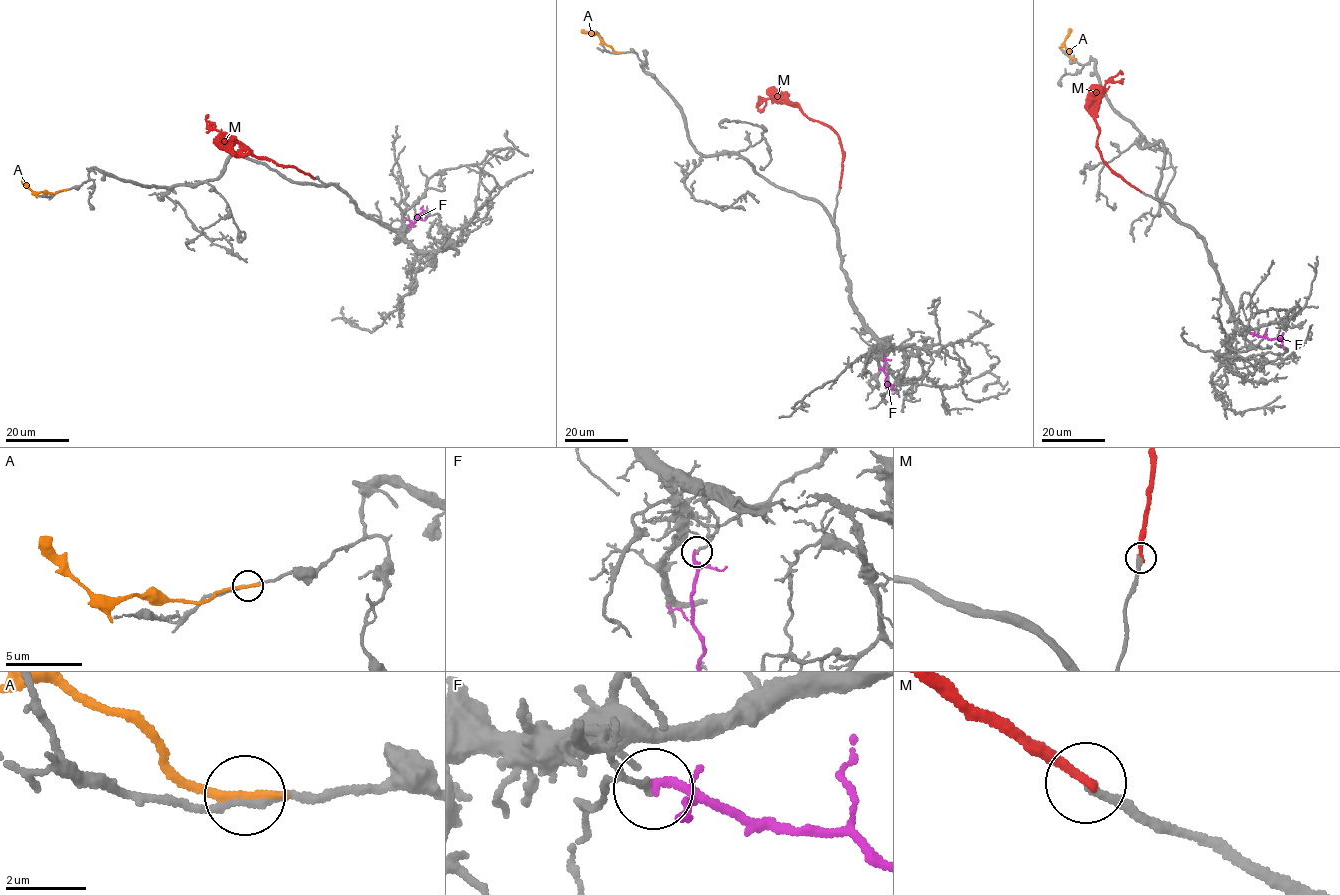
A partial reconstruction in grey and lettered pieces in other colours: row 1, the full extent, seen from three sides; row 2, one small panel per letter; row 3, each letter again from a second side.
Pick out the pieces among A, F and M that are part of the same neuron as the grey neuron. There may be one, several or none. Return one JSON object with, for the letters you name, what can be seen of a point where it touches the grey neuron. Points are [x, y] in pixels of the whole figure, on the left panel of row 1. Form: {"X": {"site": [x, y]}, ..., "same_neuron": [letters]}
{"same_neuron": []}

